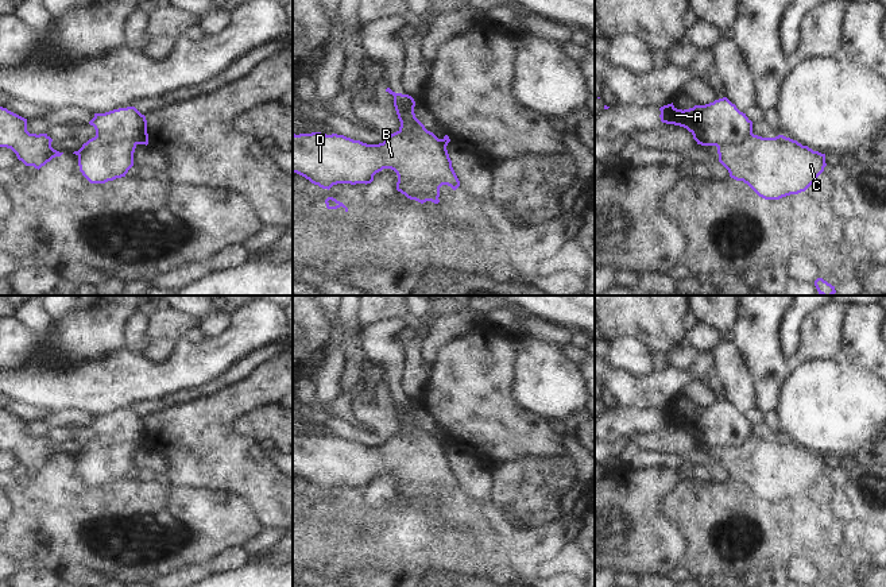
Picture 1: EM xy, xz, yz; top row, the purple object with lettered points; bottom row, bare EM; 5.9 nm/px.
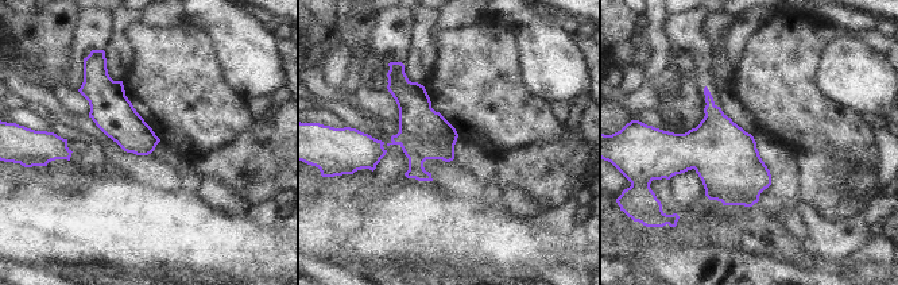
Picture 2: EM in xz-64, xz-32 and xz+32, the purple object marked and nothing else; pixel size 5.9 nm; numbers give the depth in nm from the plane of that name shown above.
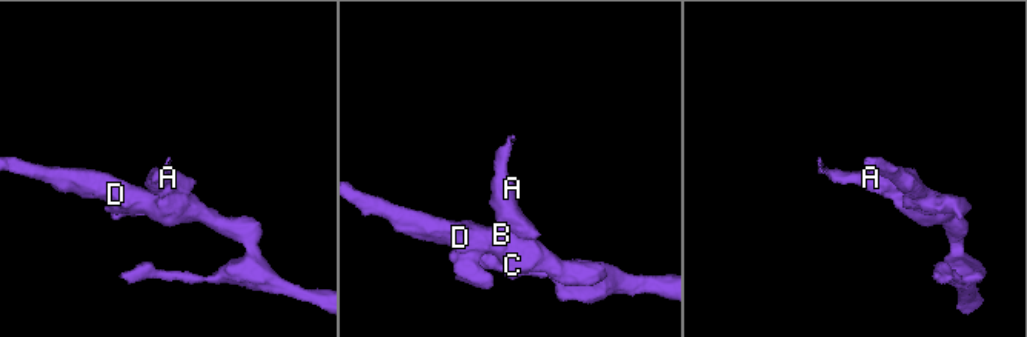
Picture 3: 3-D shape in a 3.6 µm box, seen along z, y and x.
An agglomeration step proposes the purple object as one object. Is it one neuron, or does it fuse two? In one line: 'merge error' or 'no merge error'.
merge error

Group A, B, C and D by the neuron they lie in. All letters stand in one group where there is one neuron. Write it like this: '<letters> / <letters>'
A / B C D

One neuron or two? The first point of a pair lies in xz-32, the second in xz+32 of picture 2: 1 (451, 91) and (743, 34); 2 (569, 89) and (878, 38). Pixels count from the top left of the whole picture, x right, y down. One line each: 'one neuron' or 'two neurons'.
1: two neurons
2: two neurons

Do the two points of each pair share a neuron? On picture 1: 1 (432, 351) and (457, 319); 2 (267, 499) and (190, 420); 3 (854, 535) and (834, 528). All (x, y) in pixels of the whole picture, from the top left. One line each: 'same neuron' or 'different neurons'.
1: same neuron
2: same neuron
3: different neurons

